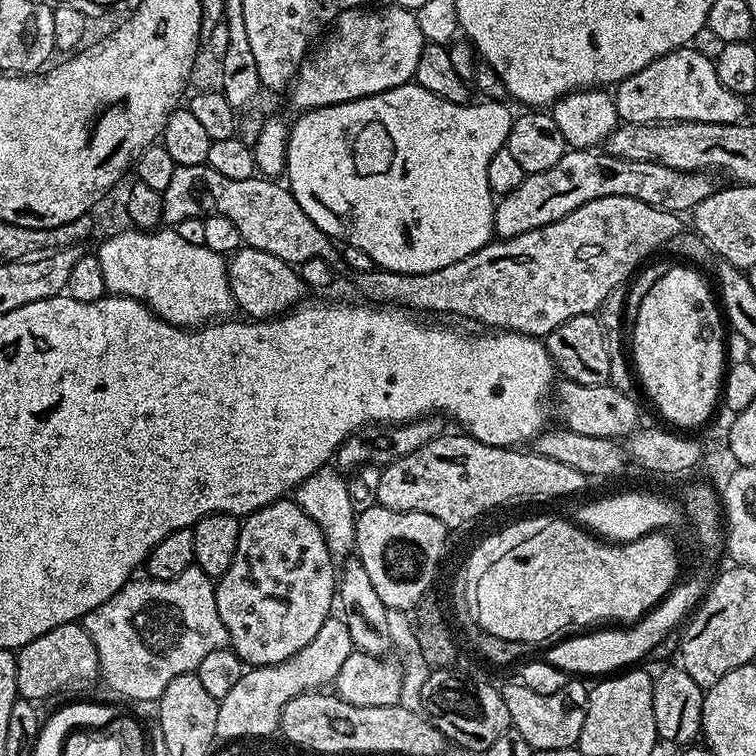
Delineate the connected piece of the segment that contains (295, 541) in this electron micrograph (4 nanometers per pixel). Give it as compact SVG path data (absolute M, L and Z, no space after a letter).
M295 499L276 500L270 506L260 508L257 512L251 512L249 516L243 517L238 534L238 550L234 550L234 562L230 562L230 570L226 570L226 574L218 577L214 587L218 618L222 618L222 626L226 626L228 643L232 651L238 654L238 658L244 661L245 665L261 668L267 664L282 662L286 658L298 654L298 650L302 650L302 646L306 646L310 642L310 638L314 638L314 634L318 634L318 630L322 630L322 622L326 622L326 618L333 615L334 601L338 596L338 568L336 572L336 568L332 564L335 564L334 557L330 554L326 538L318 526L318 522L314 522L314 518L310 518L310 514L303 512L296 505Z

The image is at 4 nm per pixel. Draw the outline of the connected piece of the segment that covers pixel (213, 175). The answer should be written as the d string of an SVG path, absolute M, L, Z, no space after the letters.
M207 162L194 166L177 164L162 194L162 214L163 223L168 226L175 226L186 218L230 218L230 222L238 226L240 239L247 247L266 250L266 254L274 254L274 258L282 258L282 262L293 266L306 262L306 258L322 258L332 262L338 256L337 249L332 249L332 237L310 222L306 210L298 206L291 191L283 183L259 175L245 180L226 178Z

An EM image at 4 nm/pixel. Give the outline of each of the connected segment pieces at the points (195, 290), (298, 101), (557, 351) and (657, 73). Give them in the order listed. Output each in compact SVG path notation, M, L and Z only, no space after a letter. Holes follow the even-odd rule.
M168 230L164 240L165 249L160 244L116 244L112 249L99 249L102 278L106 278L106 293L141 300L155 316L173 324L175 328L195 330L227 317L231 313L228 311L234 308L228 281L228 260L209 248L190 246L190 242L178 238L175 230ZM164 259L168 259L168 276L164 276Z
M351 8L346 10L334 21L336 36L332 36L320 49L309 51L296 72L296 79L290 85L292 104L296 110L334 106L342 102L350 102L358 98L373 96L391 88L409 83L418 70L418 58L422 58L425 38L418 26L415 11L410 8Z
M623 287L610 290L610 294L602 298L598 315L572 316L546 337L552 363L559 371L560 368L564 371L567 379L579 384L606 384L610 381L618 390L627 393L633 391L634 372L626 355L626 324L624 328L627 303L628 293Z
M685 46L650 62L638 74L630 74L615 85L616 113L625 124L677 124L678 122L718 122L738 124L745 119L749 101L726 90L716 73L715 63Z

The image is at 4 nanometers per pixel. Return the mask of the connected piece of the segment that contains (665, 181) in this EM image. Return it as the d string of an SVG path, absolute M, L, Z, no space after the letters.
M568 150L554 166L540 173L527 173L518 190L510 190L510 194L496 200L495 235L509 240L523 232L558 222L558 218L578 210L578 206L586 206L586 202L611 196L638 198L638 202L646 202L667 212L688 214L698 206L698 202L710 198L714 190L712 180L707 172L683 172L658 162L634 162L610 156L604 150Z

